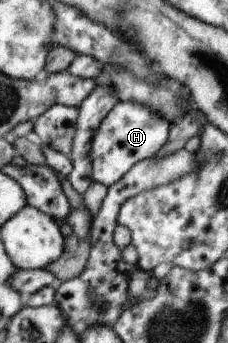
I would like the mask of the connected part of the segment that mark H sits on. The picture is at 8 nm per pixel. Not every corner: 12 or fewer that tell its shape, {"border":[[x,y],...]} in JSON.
{"border":[[116,102],[93,135],[90,179],[107,187],[160,152],[169,123]]}

